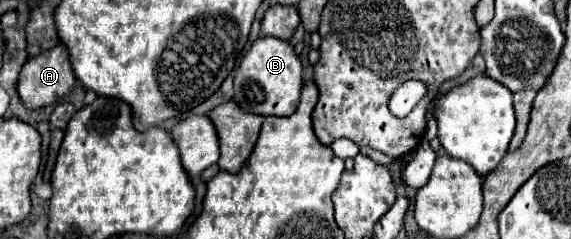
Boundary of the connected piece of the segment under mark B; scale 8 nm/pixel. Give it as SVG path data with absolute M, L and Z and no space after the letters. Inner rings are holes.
M260 36L244 54L234 76L234 100L246 112L260 116L290 116L302 90L302 64L294 46L286 40Z

